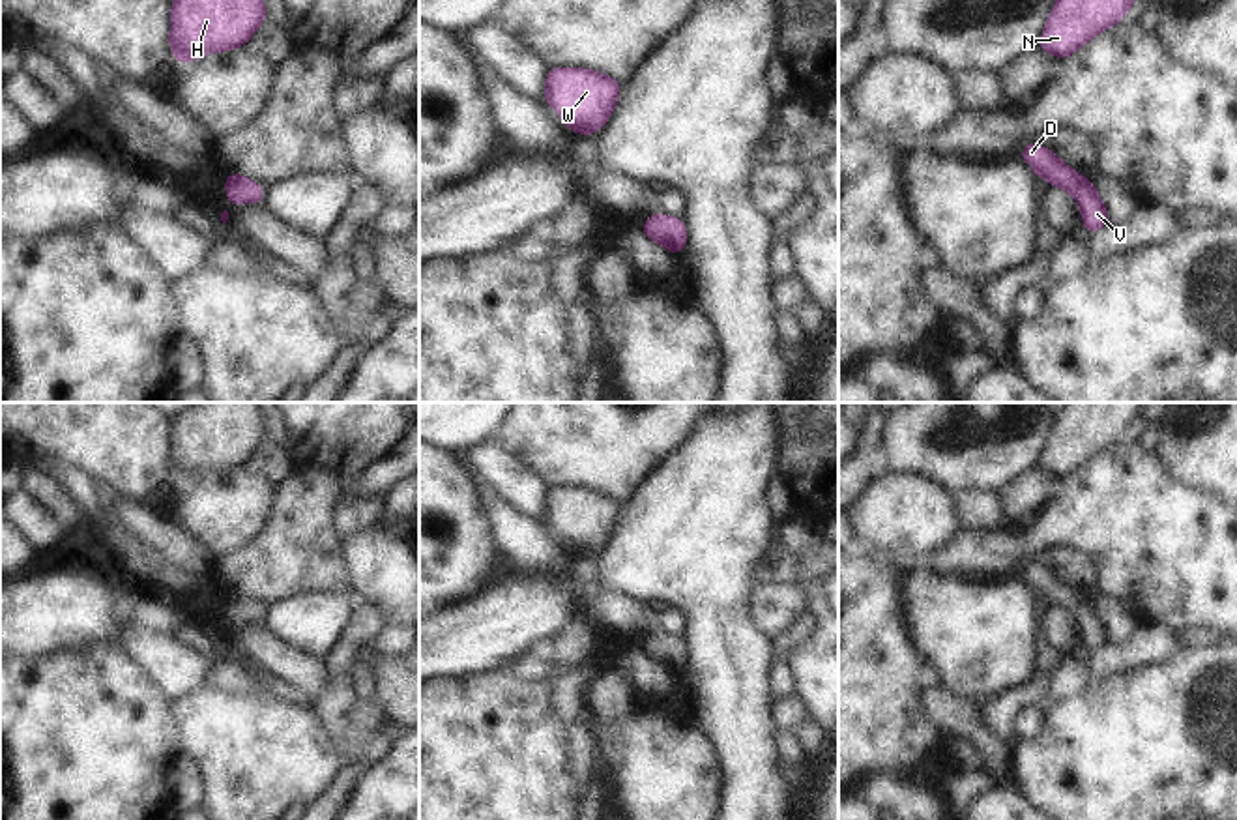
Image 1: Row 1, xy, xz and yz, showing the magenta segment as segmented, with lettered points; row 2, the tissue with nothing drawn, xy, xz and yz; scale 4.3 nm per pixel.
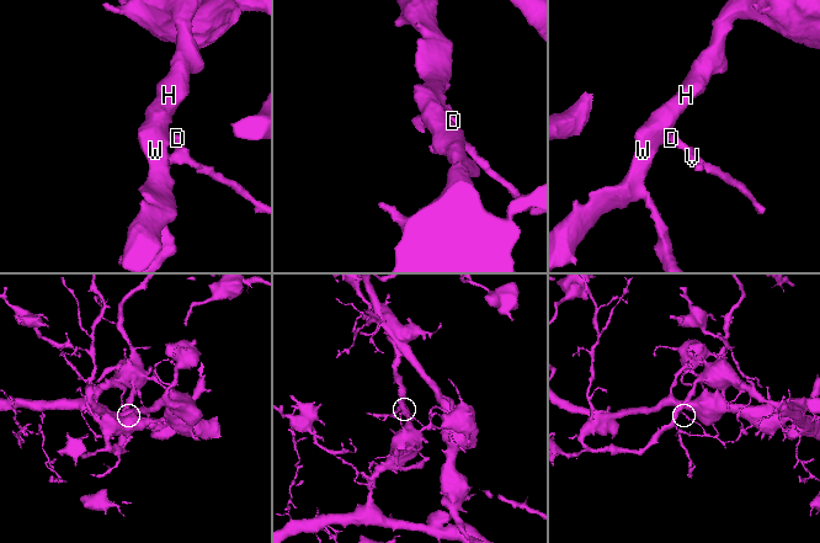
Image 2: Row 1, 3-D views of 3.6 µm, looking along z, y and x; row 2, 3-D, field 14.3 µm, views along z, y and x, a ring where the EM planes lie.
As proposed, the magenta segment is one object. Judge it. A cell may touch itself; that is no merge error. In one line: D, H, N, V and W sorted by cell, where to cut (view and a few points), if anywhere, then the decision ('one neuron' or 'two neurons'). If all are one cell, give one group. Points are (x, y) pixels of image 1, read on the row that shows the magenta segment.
D H N V W | no cut | one neuron

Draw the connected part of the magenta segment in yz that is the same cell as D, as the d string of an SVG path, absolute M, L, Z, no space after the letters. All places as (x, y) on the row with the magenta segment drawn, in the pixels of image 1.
M1029 142L1020 150L1020 157L1033 167L1039 180L1048 180L1054 187L1067 189L1080 204L1084 228L1093 236L1104 225L1110 225L1110 215L1100 200L1093 180L1084 180L1074 168L1065 165L1052 150L1037 142Z

